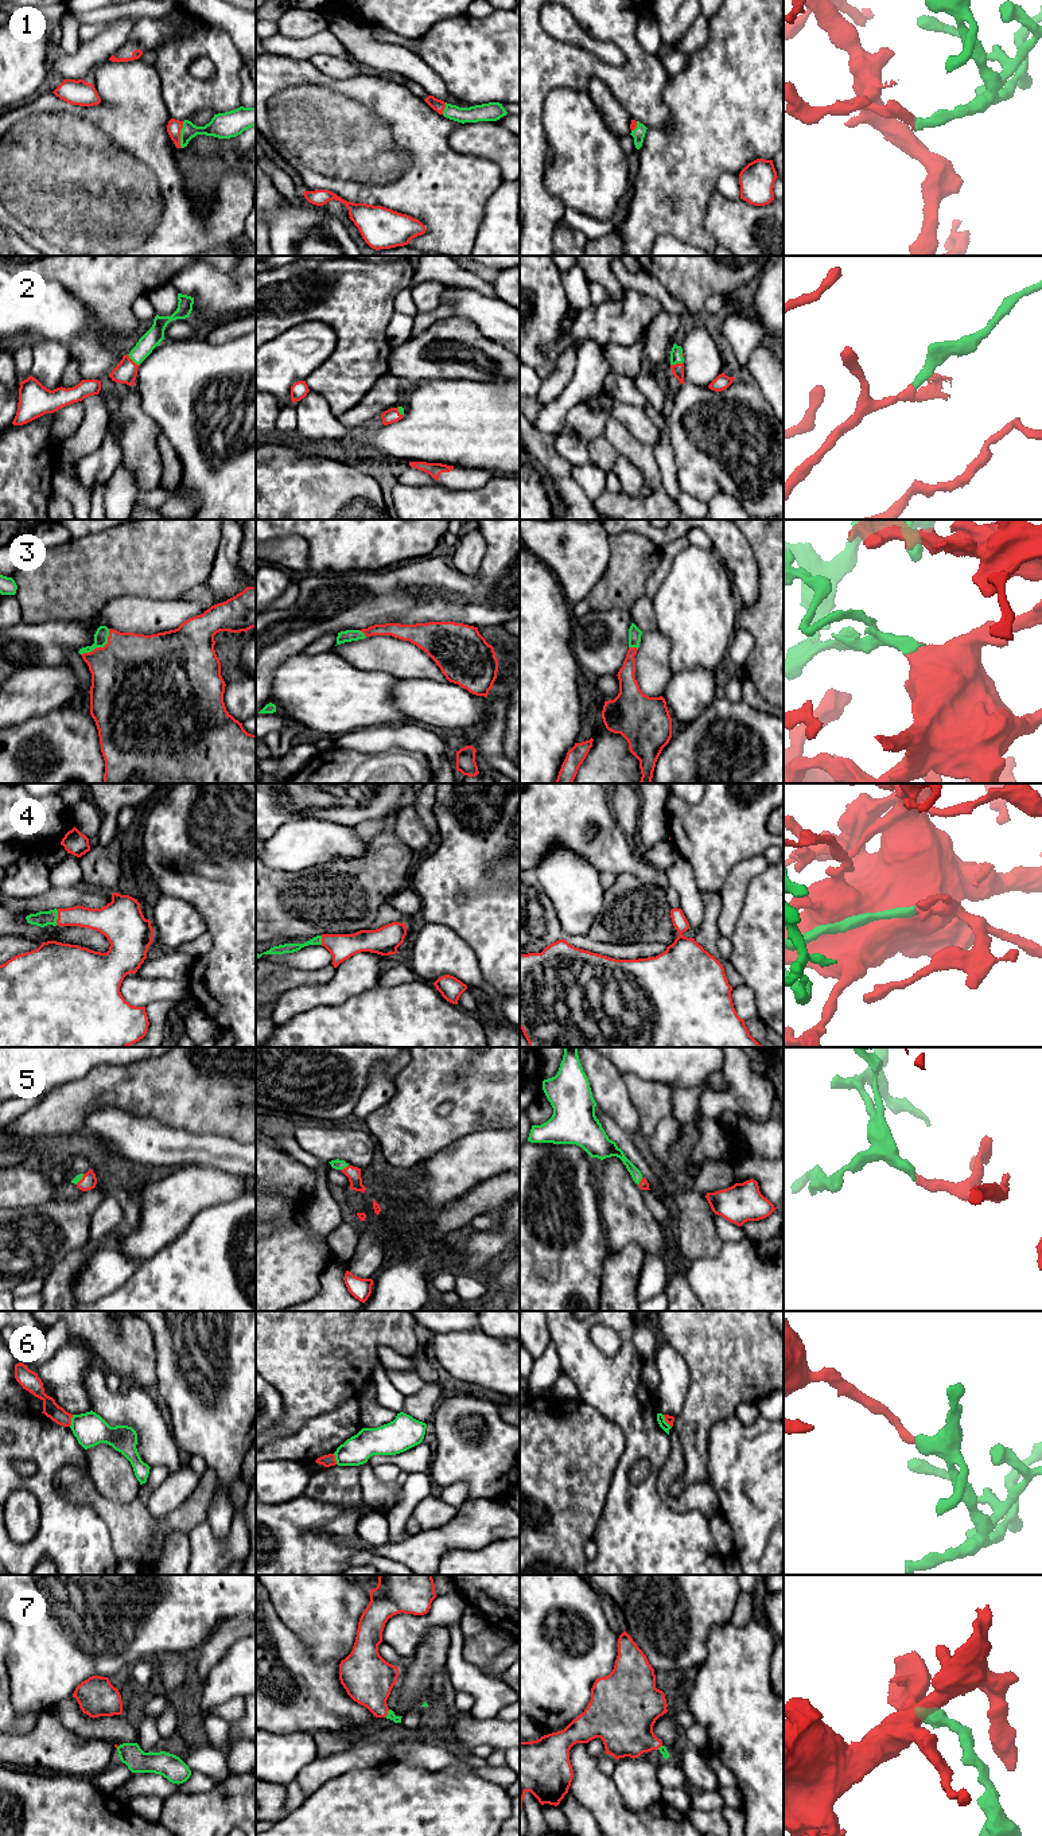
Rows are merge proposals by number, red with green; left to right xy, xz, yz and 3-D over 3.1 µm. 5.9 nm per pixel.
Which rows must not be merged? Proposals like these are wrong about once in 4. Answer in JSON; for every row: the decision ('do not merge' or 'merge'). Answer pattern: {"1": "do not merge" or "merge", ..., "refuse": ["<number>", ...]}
{"1": "merge", "2": "merge", "3": "merge", "4": "merge", "5": "merge", "6": "do not merge", "7": "merge", "refuse": ["6"]}

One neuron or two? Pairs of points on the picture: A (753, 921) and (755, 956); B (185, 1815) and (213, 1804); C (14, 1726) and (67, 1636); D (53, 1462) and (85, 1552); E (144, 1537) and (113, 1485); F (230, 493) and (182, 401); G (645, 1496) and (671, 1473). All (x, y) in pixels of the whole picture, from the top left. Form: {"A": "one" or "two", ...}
{"A": "one", "B": "one", "C": "two", "D": "one", "E": "two", "F": "one", "G": "two"}

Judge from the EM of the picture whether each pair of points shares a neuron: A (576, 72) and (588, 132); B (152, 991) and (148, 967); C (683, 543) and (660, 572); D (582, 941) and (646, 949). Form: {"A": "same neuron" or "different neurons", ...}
{"A": "different neurons", "B": "different neurons", "C": "same neuron", "D": "same neuron"}

